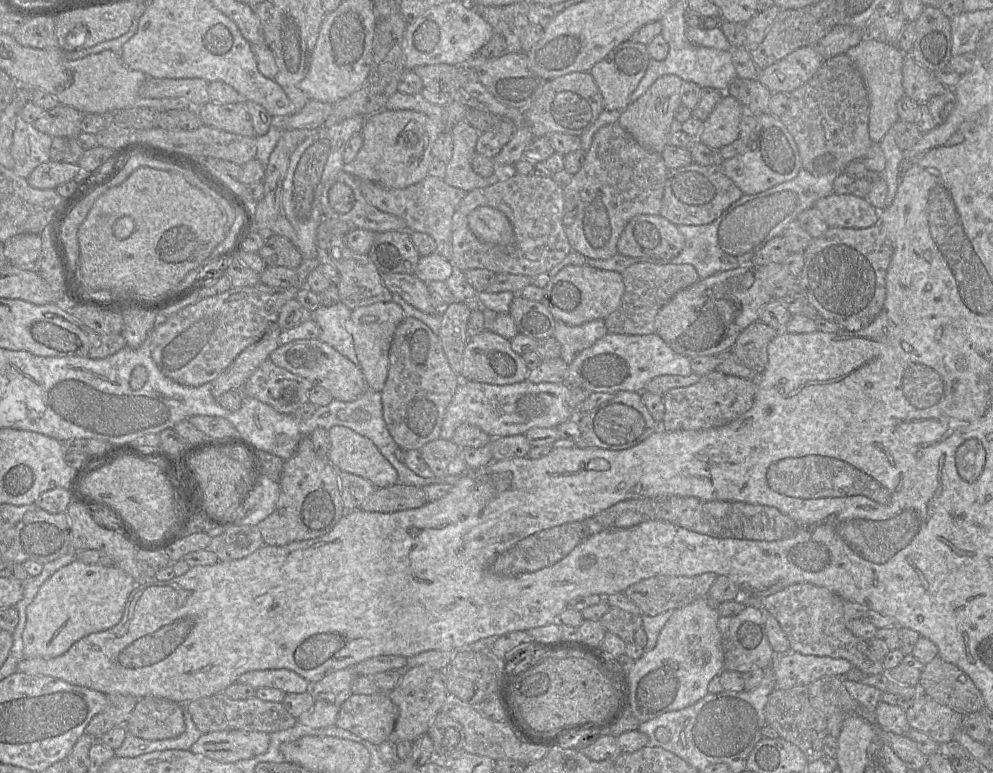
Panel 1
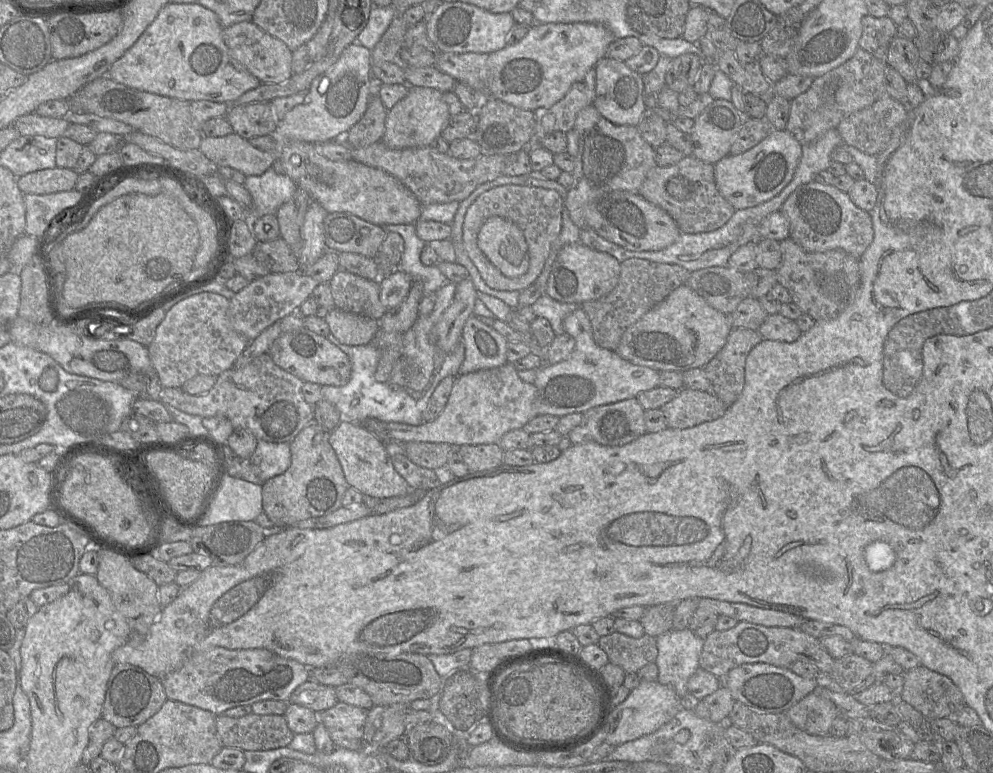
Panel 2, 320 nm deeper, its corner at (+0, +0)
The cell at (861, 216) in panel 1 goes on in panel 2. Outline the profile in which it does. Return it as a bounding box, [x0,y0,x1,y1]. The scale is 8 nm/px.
[780,181,873,258]

